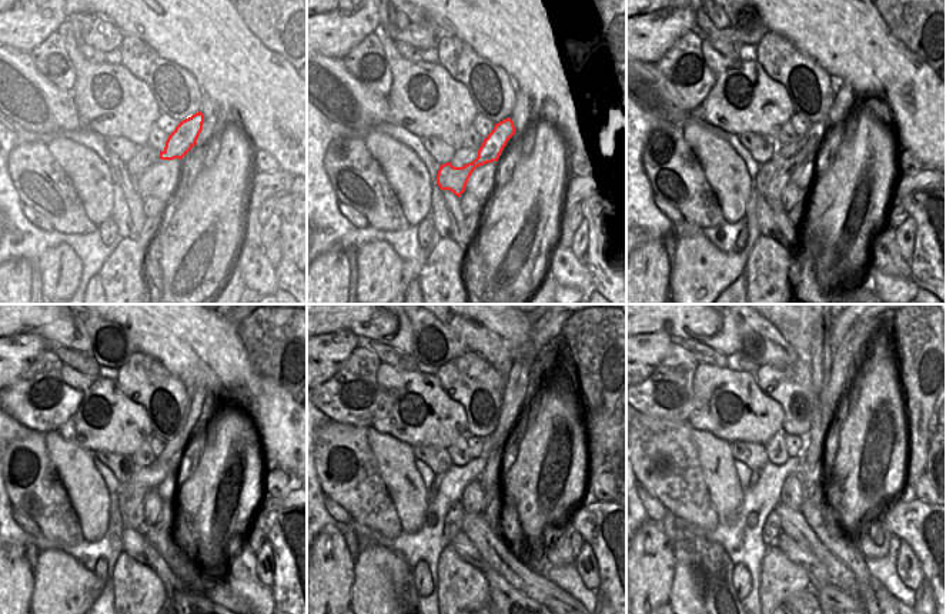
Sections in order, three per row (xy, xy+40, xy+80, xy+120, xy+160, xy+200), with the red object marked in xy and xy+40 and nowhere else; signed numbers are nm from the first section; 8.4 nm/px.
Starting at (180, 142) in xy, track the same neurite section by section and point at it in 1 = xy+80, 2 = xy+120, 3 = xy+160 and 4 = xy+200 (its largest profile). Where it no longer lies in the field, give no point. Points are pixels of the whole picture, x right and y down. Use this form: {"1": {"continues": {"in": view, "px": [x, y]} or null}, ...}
{"1": {"continues": {"in": "xy+80", "px": [772, 177]}}, "2": {"continues": {"in": "xy+120", "px": [131, 506]}}, "3": {"continues": {"in": "xy+160", "px": [453, 523]}}, "4": {"continues": {"in": "xy+200", "px": [772, 526]}}}

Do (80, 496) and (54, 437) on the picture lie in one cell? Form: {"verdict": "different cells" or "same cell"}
{"verdict": "same cell"}

